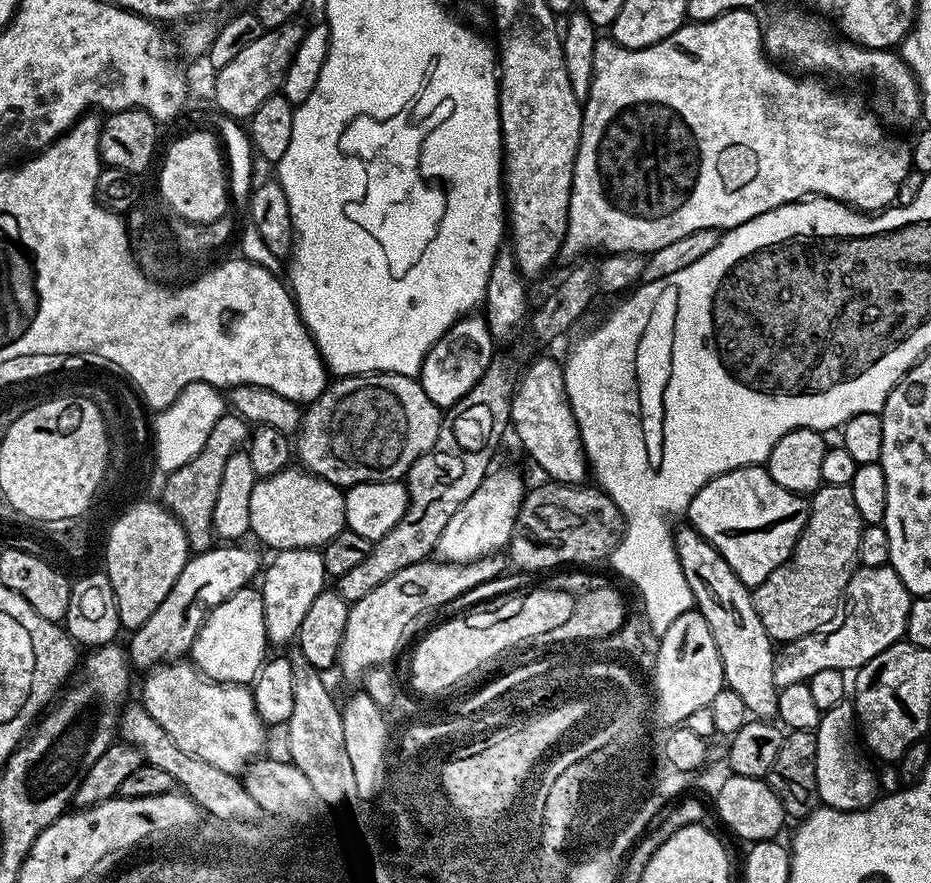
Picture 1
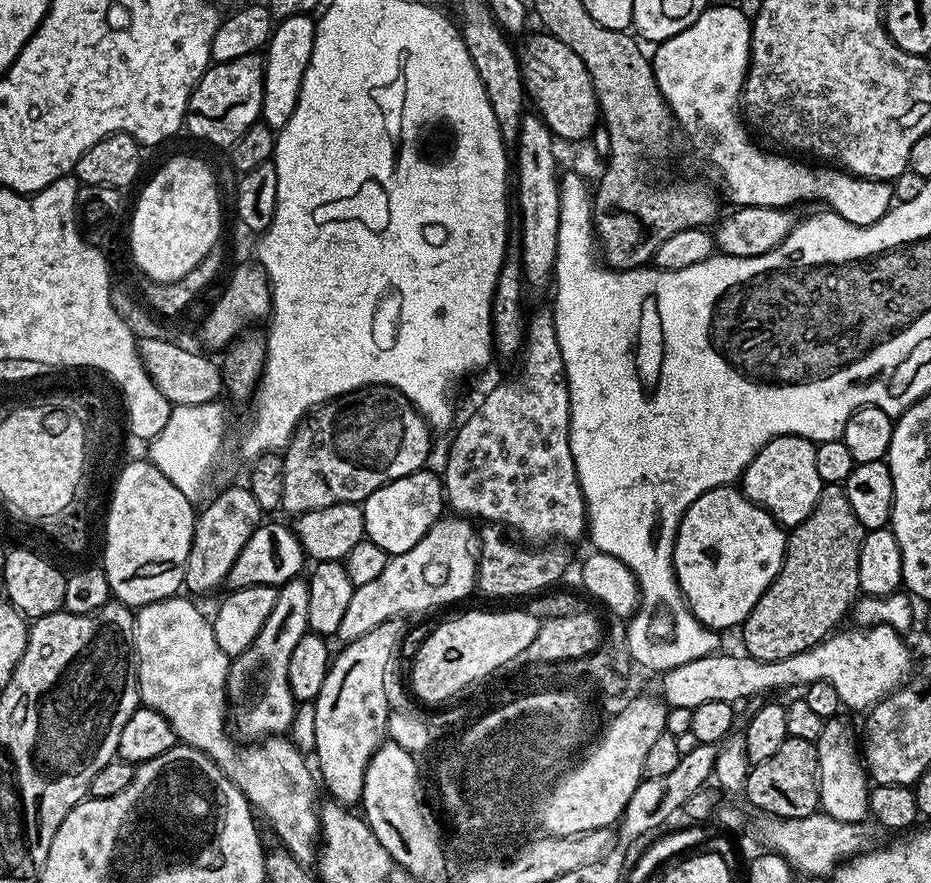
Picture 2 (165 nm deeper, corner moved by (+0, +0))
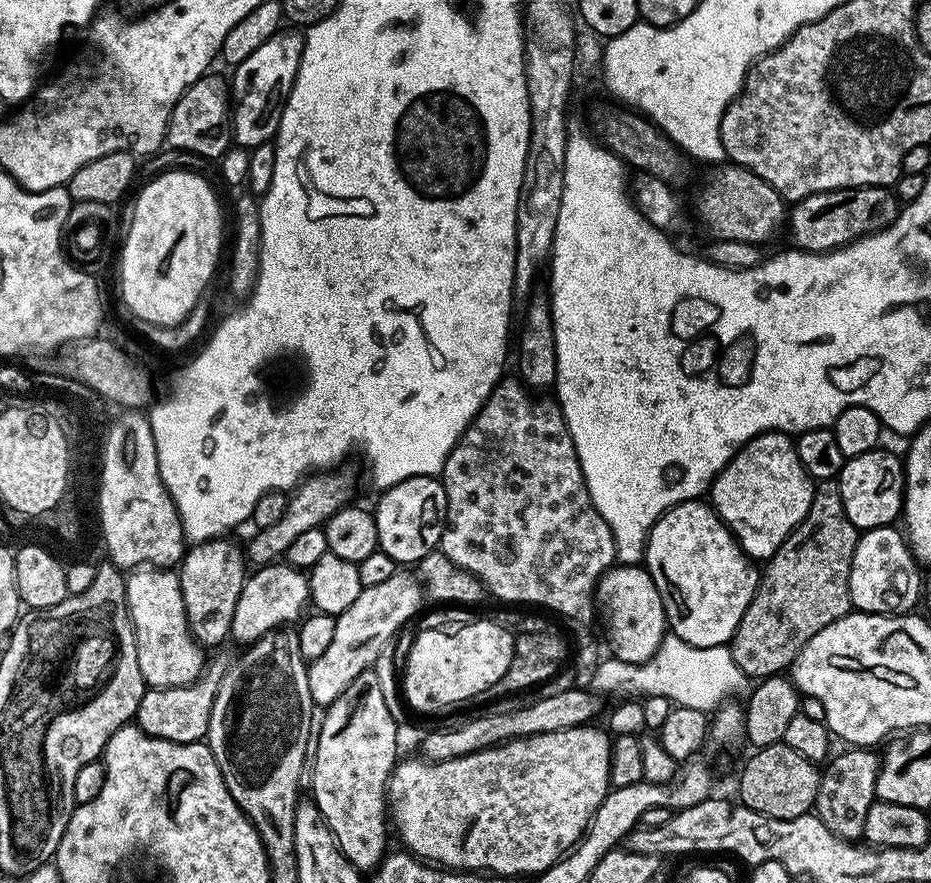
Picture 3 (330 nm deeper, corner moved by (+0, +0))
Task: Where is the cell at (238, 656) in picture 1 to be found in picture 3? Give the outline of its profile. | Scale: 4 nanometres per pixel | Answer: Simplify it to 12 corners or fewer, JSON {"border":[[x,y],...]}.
{"border":[[287,562],[245,579],[230,633],[244,646],[299,621],[308,578]]}

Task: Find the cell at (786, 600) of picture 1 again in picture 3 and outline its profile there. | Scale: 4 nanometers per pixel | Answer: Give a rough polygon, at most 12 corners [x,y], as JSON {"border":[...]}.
{"border":[[836,480],[763,565],[732,657],[759,682],[853,611]]}

